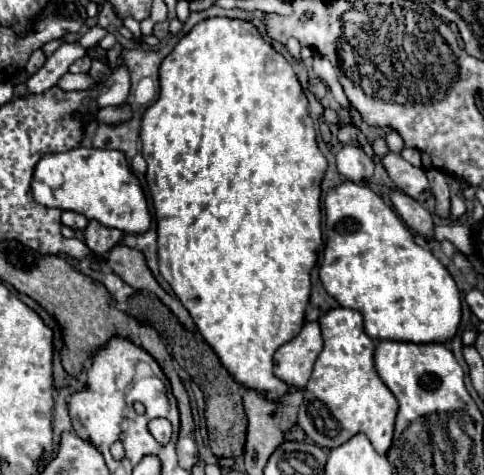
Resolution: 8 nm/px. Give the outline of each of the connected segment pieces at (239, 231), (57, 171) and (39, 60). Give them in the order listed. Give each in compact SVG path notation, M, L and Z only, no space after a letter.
M214 17L214 19L202 21L202 23L198 23L198 25L196 25L196 27L194 27L176 47L174 47L174 51L162 61L162 65L160 65L160 101L156 101L154 105L150 105L150 107L146 109L144 119L142 119L140 139L142 139L142 157L144 157L146 163L148 163L148 173L146 173L148 191L150 191L150 195L152 195L152 203L154 203L154 209L156 209L156 223L158 223L158 265L160 265L160 275L170 283L174 295L176 295L176 297L180 299L180 303L188 309L188 313L190 313L192 319L194 319L194 325L196 325L198 331L202 333L204 341L216 351L216 355L218 355L222 367L224 367L240 385L244 385L246 389L256 391L256 393L264 393L266 399L270 399L270 401L282 399L284 395L288 395L288 393L292 391L292 385L288 385L286 381L282 381L282 379L278 379L278 377L274 375L274 371L272 371L274 353L276 353L278 347L282 347L284 343L288 343L290 339L294 339L294 337L300 333L302 325L304 325L304 311L306 311L306 305L308 305L308 301L310 301L310 269L316 265L319 247L324 243L322 225L320 225L320 221L322 221L322 215L320 215L320 181L322 181L324 171L326 171L326 167L328 167L326 157L320 153L320 149L318 149L318 145L316 145L314 123L312 123L312 119L310 119L310 115L308 115L308 99L306 99L306 95L302 93L302 87L300 87L300 83L298 83L298 79L296 79L296 73L294 73L292 65L290 65L280 53L276 53L276 51L272 49L272 45L270 45L270 43L256 31L256 27L254 27L252 23L248 23L248 21L242 21L242 19L226 19L226 17Z
M74 147L64 153L44 155L34 167L32 195L44 207L76 211L124 233L144 233L150 227L150 213L146 209L142 187L120 151Z
M38 49L38 51L34 51L32 53L32 57L28 59L28 63L26 63L26 73L28 75L32 75L32 73L36 73L42 65L44 65L44 61L46 61L46 57L44 57L44 53Z

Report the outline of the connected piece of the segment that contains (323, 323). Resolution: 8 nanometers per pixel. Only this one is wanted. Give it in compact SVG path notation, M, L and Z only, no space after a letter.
M338 307L320 317L320 327L324 349L318 355L306 385L304 401L298 411L298 425L318 447L326 449L340 447L356 433L364 433L374 449L386 457L394 437L398 401L376 373L374 341L364 333L362 315Z

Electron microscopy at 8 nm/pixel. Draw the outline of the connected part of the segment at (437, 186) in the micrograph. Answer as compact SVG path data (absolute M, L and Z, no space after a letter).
M428 169L426 175L432 185L432 193L436 197L436 215L440 219L448 219L450 217L450 189L446 183L446 175L436 169Z

